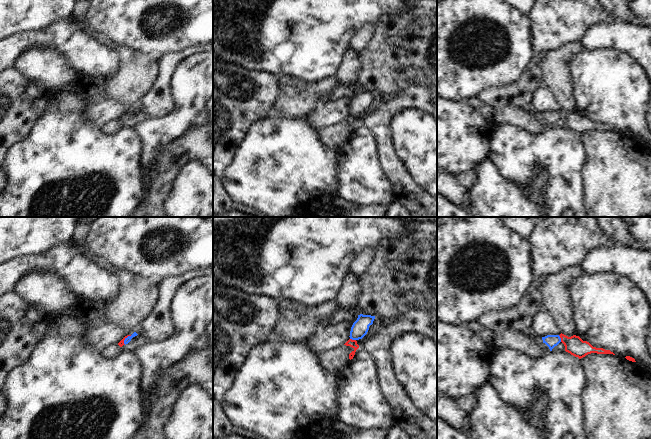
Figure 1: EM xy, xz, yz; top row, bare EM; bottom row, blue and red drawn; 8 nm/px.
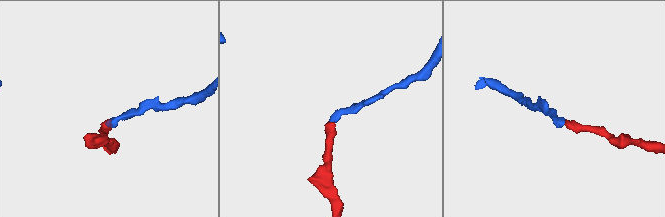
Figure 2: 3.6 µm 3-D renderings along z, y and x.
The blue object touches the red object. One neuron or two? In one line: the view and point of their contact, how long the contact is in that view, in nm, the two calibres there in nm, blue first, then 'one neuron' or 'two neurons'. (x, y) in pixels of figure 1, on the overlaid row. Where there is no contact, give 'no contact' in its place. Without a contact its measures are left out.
meets blue in yz at (560, 338); contact 60 nm long; 100 nm thick on the blue side, 150 nm on the other; one neuron

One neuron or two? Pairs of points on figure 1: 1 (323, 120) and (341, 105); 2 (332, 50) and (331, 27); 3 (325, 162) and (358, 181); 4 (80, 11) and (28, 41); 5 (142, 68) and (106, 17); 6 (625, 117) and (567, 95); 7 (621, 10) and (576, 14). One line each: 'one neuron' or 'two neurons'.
1: one neuron
2: one neuron
3: two neurons
4: two neurons
5: two neurons
6: two neurons
7: two neurons

